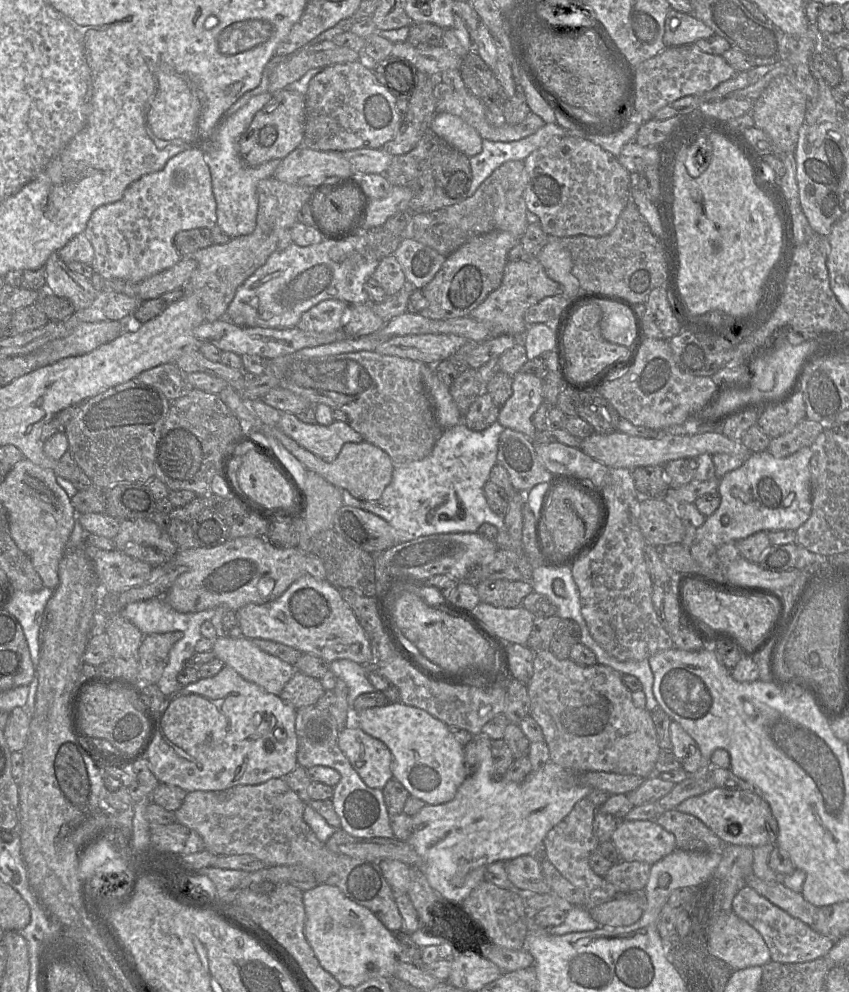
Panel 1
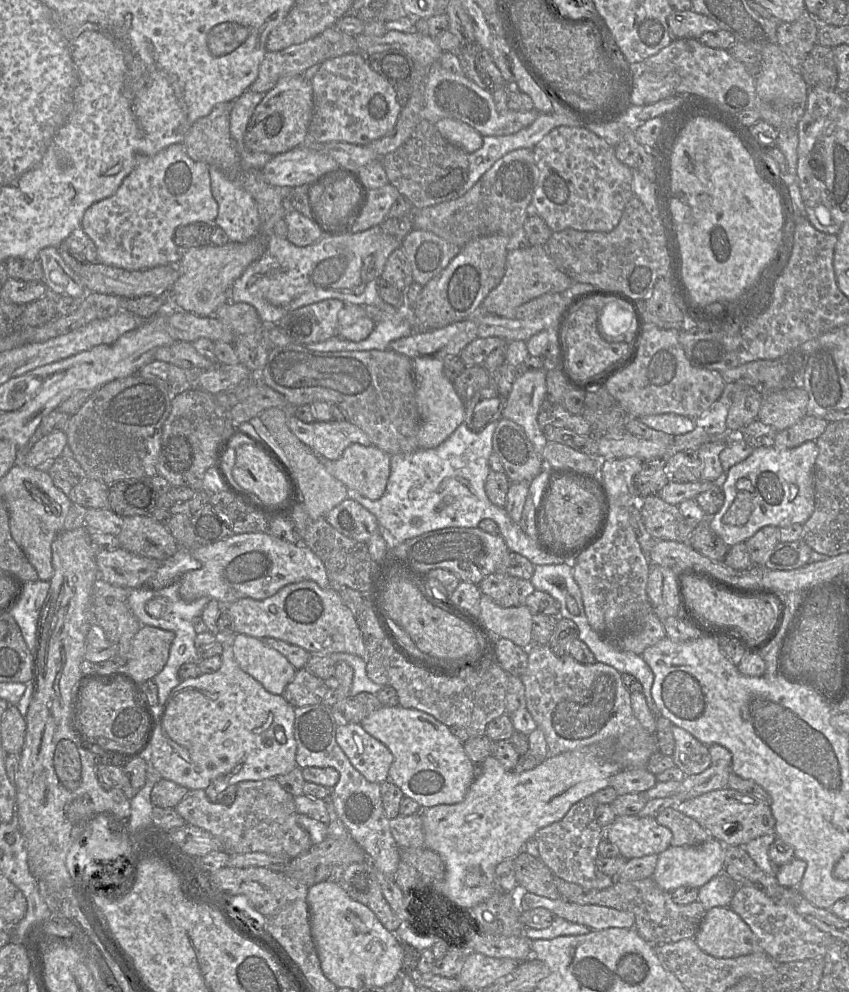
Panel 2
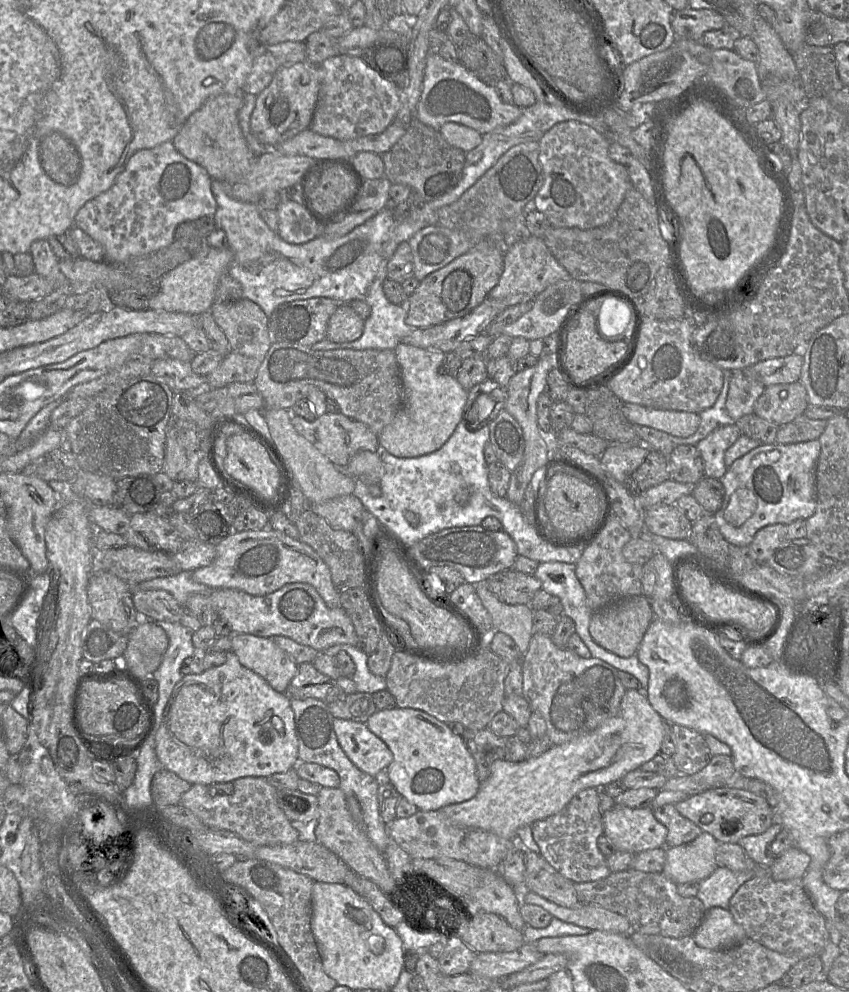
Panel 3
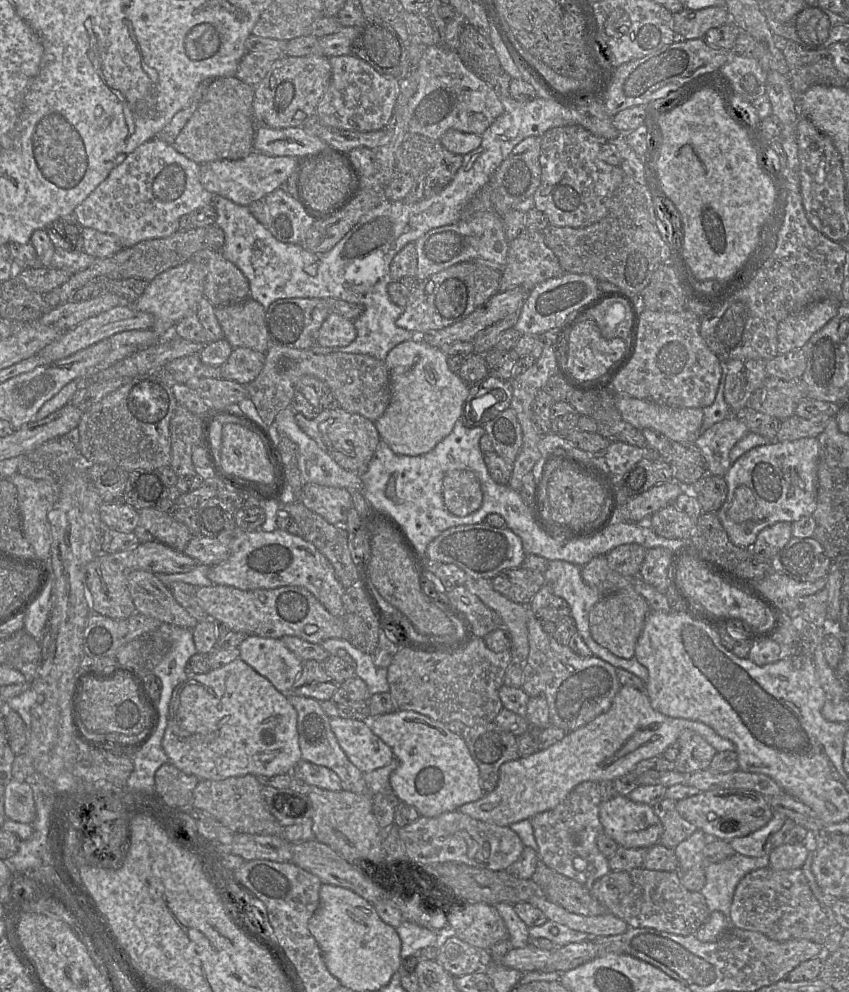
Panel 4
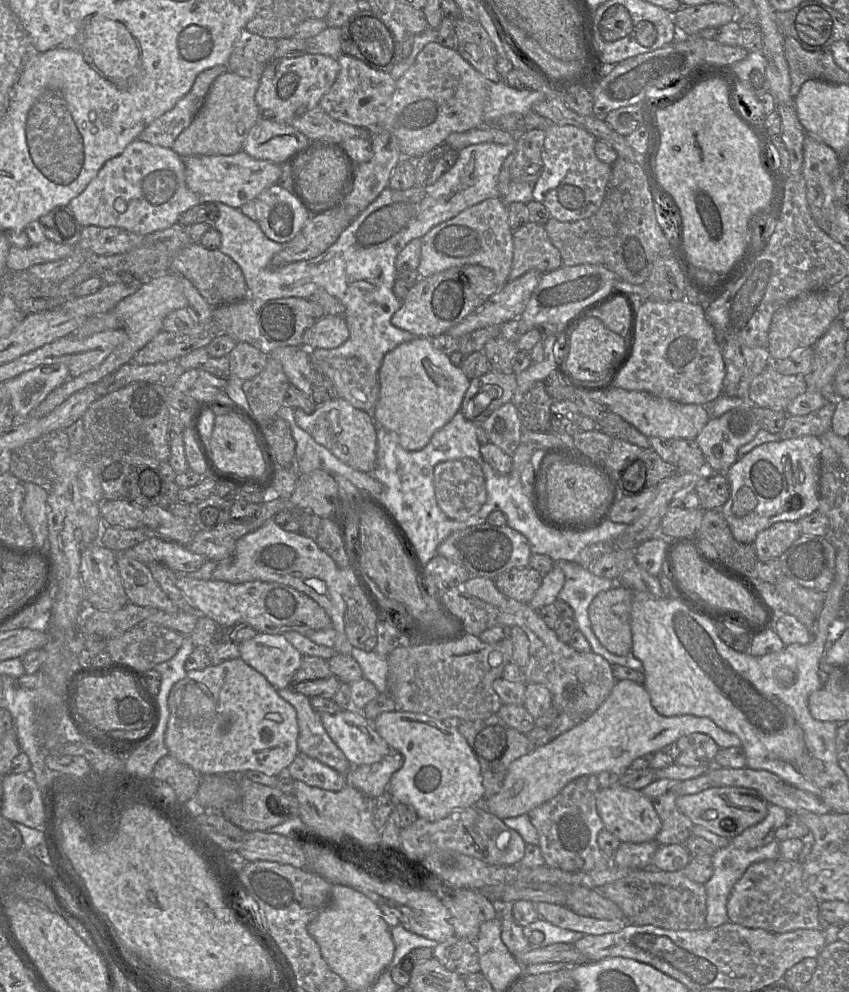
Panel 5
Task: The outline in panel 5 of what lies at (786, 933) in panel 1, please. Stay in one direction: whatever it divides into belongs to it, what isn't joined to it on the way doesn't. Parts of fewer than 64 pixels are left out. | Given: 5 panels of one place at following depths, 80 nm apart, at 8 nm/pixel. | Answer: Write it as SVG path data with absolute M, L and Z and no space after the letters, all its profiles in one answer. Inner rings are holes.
M773 859L754 863L747 868L731 891L727 915L734 924L771 933L786 933L798 929L823 931L819 905L819 901L803 883L802 864L797 860Z

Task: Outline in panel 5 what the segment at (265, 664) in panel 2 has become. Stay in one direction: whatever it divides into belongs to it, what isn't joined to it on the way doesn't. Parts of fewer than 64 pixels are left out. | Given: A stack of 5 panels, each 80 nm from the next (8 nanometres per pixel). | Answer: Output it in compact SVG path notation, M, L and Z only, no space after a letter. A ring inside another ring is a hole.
M257 633L239 644L240 658L261 673L277 690L291 686L303 655L284 634Z

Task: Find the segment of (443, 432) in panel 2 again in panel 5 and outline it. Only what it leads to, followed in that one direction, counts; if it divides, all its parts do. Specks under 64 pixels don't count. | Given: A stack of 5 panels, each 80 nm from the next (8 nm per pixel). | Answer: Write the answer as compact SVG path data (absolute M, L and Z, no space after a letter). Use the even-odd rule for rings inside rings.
M415 338L387 353L377 377L380 396L373 412L373 420L375 424L395 434L402 448L407 451L419 451L429 443L433 434L460 410L464 395L470 386L470 379L461 368L454 366L448 355L434 348L429 338Z

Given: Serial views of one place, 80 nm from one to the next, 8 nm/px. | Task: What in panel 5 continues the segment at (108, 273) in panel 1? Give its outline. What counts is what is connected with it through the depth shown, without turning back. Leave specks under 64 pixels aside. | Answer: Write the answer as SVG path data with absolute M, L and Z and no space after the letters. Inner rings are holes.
M137 139L120 155L109 159L68 206L83 227L118 227L146 236L171 227L183 212L200 202L186 185L183 159L172 148Z

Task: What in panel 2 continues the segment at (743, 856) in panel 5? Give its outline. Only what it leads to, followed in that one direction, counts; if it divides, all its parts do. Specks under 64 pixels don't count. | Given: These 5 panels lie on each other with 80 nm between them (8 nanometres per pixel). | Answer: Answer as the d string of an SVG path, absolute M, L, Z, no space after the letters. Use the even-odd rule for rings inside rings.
M720 872L698 891L698 901L705 911L714 907L729 907L737 890L737 884L725 872Z

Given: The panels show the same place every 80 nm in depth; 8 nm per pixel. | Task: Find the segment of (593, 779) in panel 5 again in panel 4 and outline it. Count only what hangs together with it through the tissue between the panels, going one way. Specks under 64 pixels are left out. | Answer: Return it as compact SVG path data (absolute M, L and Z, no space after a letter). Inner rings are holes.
M580 783L554 809L538 813L530 819L540 860L555 872L588 887L611 870L609 858L597 846L597 837L603 832L599 818L602 800L598 783Z

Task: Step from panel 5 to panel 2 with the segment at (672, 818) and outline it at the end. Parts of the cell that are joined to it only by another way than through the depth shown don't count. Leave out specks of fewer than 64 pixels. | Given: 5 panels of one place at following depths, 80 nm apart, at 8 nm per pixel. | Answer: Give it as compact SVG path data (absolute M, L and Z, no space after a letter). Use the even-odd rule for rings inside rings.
M675 807L664 809L656 817L657 823L672 832L671 846L697 846L712 838L696 820L684 815Z

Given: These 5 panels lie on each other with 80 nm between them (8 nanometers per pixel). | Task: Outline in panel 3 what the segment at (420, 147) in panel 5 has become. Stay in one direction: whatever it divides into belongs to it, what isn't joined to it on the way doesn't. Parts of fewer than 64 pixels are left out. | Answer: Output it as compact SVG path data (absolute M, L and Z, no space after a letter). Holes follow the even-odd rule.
M436 51L427 57L421 96L415 111L415 118L423 124L439 130L447 122L455 122L486 134L497 127L515 122L522 114L522 108L504 103L495 87L488 86L468 71L459 62L449 62Z

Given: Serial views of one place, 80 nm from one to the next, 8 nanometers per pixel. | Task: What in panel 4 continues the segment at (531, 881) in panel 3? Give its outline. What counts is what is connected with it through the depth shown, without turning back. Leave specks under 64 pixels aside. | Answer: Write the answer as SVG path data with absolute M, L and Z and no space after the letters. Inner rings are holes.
M541 860L531 879L539 886L543 896L569 912L584 916L598 916L608 912L590 894L588 886L555 872Z

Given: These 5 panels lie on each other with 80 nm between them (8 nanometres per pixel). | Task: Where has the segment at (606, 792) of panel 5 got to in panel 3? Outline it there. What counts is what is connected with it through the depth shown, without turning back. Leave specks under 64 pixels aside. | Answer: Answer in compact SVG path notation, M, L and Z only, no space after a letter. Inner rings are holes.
M615 806L602 814L604 835L617 850L638 854L665 847L667 828L659 822L650 807Z

